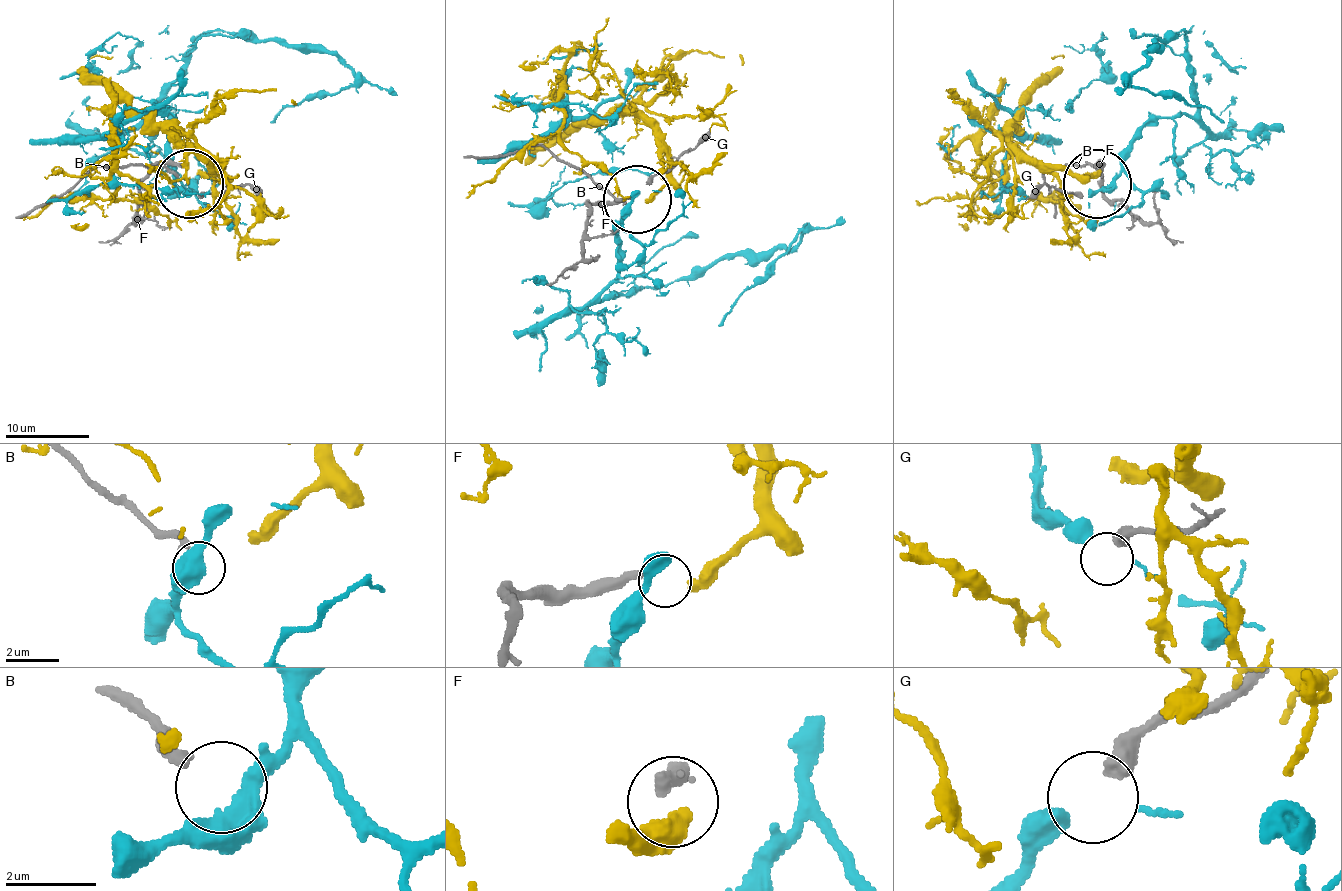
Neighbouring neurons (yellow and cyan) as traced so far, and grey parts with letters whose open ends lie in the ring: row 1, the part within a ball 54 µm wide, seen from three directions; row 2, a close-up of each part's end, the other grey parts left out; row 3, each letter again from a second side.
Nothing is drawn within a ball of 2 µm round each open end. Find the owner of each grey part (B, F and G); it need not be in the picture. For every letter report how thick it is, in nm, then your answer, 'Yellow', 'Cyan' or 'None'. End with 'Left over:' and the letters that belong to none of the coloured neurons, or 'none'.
B: Thickness 280 nm. None
F: Thickness 360 nm. Yellow
G: Thickness 460 nm. Cyan
Left over: B

